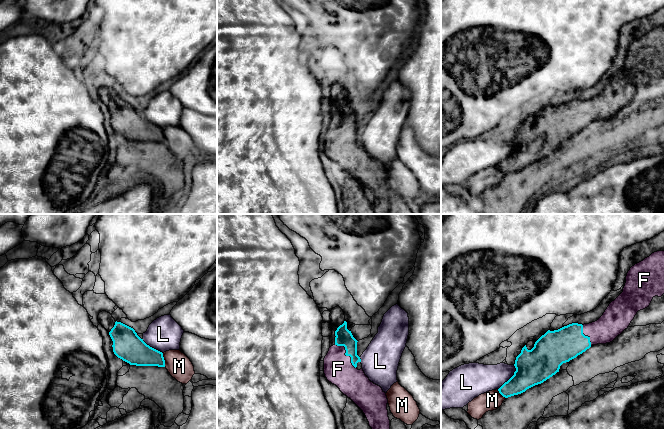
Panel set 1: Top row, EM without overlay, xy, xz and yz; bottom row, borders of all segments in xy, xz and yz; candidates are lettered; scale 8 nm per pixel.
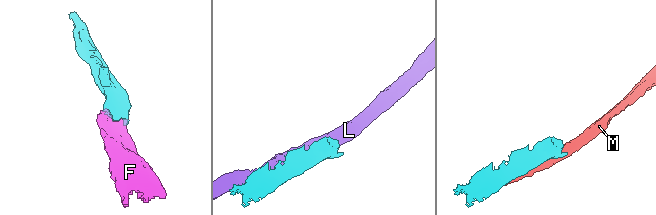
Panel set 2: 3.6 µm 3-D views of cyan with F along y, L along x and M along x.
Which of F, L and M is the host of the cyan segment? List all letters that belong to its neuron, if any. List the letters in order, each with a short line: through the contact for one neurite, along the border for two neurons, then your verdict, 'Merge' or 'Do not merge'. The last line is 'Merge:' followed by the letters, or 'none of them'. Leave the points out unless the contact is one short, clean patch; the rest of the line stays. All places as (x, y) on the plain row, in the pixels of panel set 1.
F: Merge
L: Do not merge
M: Do not merge
Merge: F

